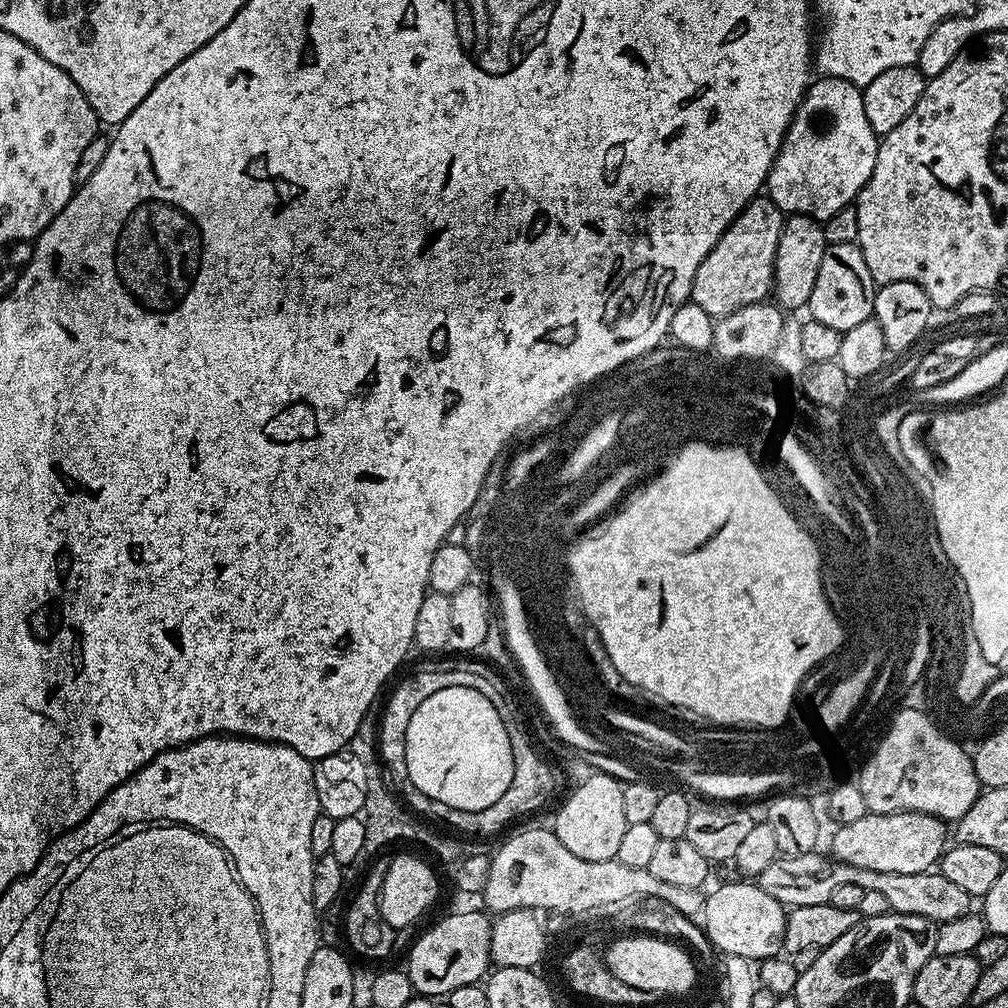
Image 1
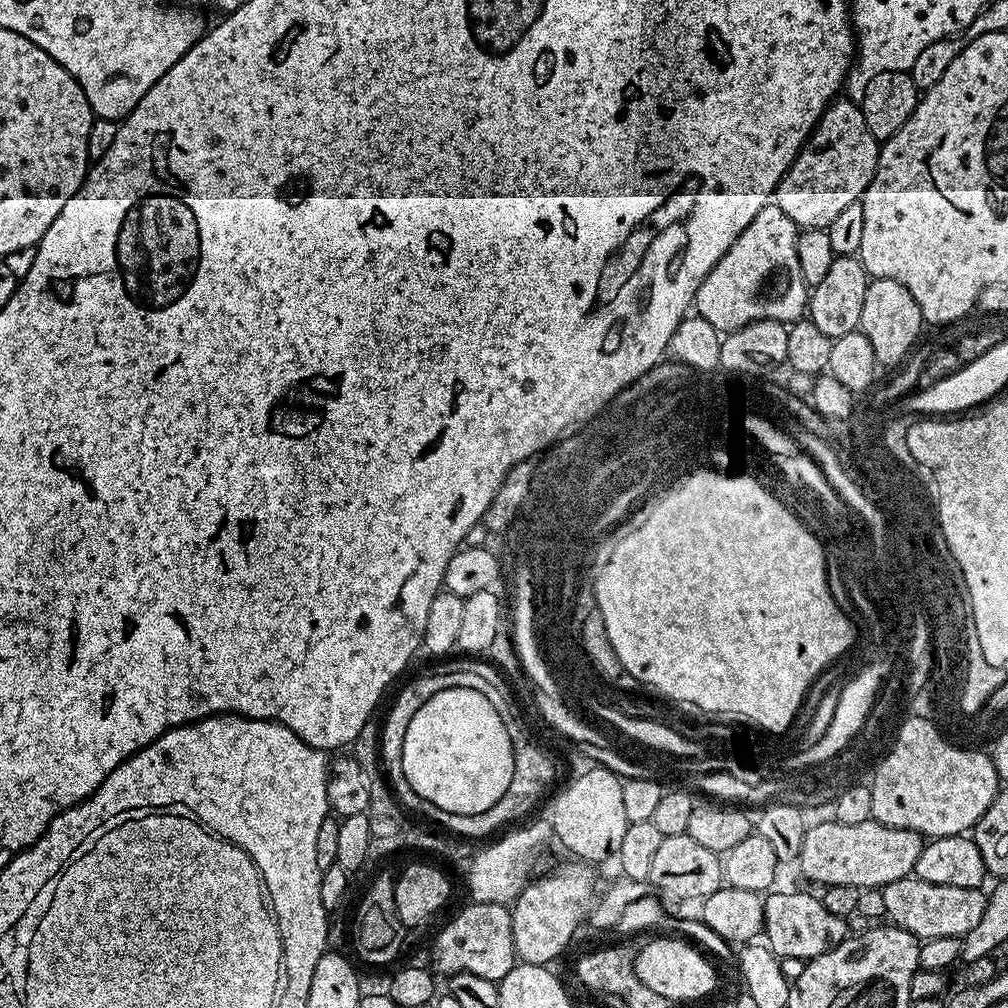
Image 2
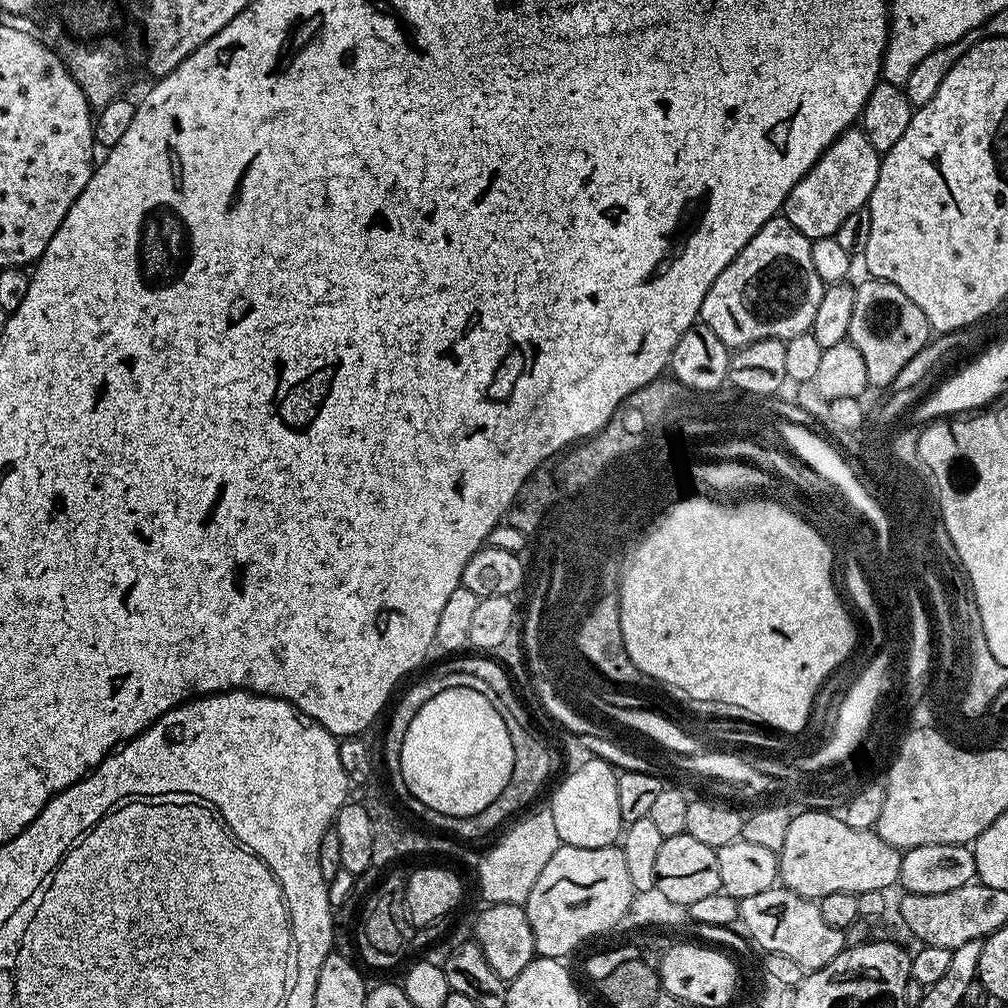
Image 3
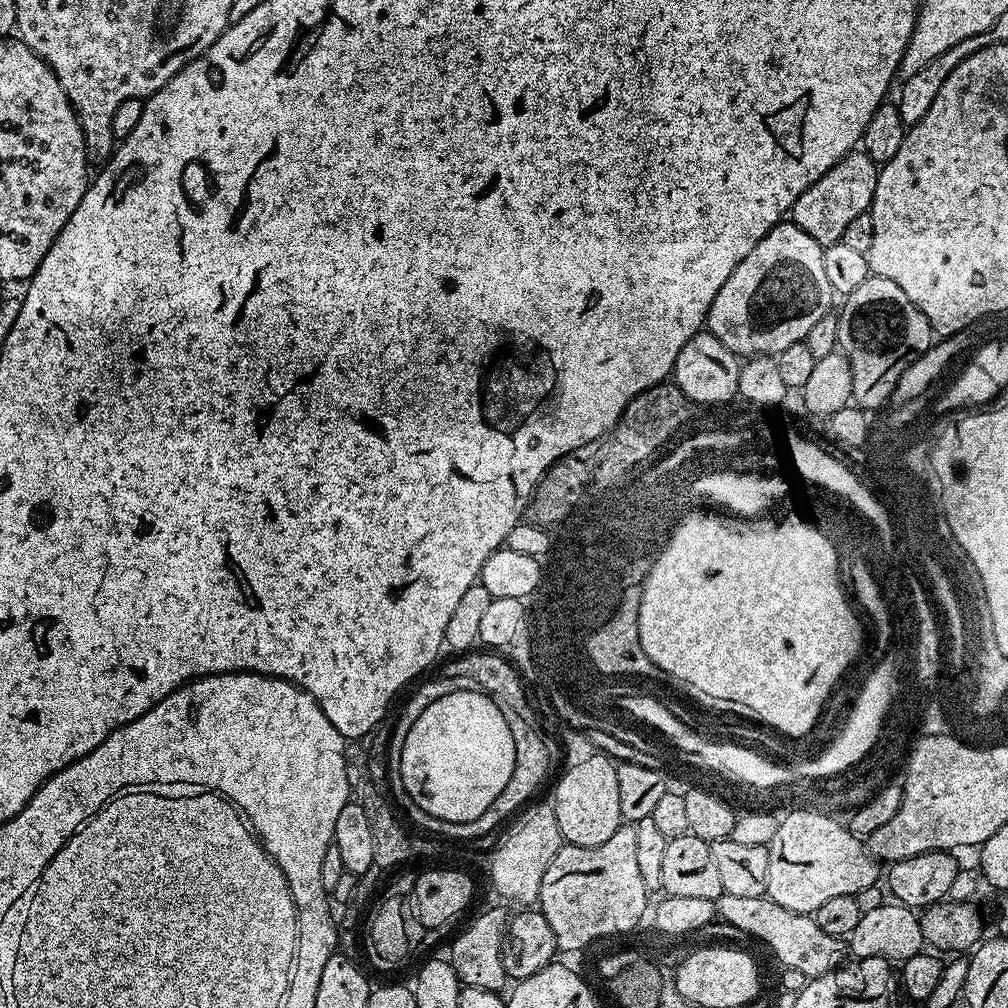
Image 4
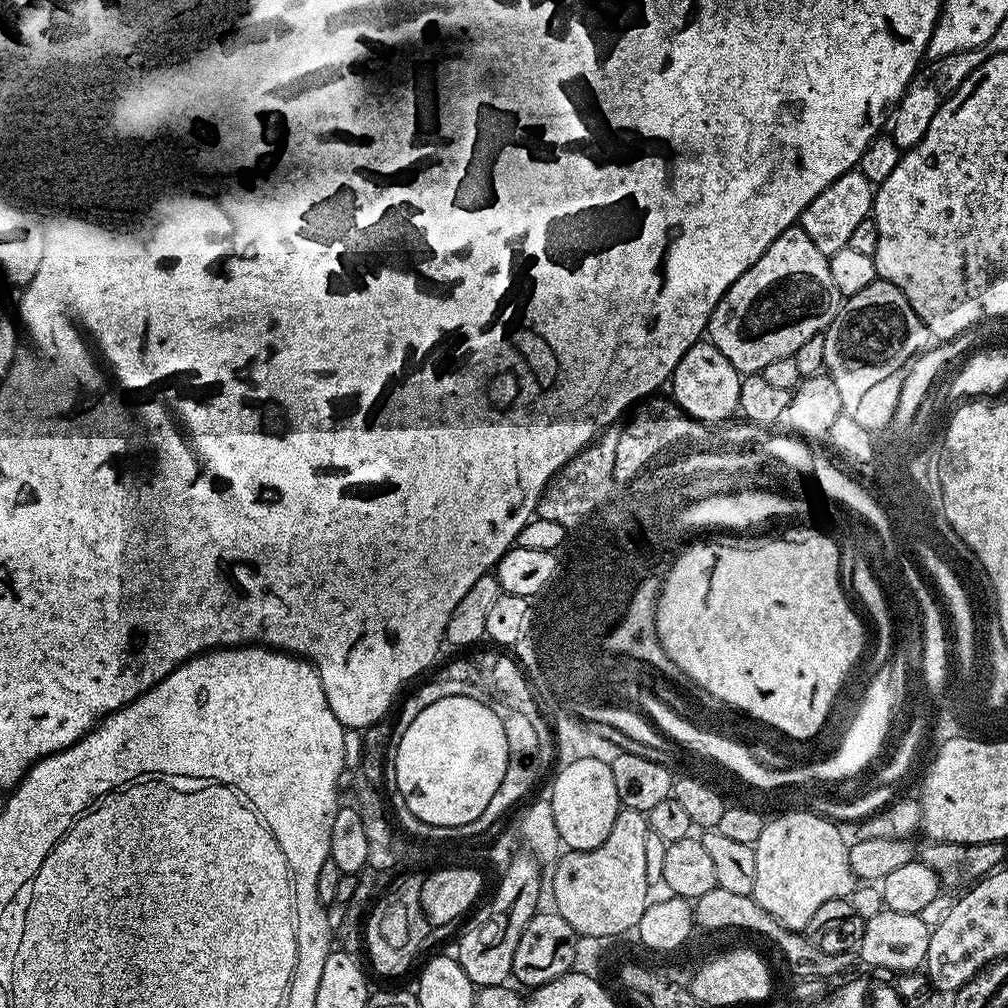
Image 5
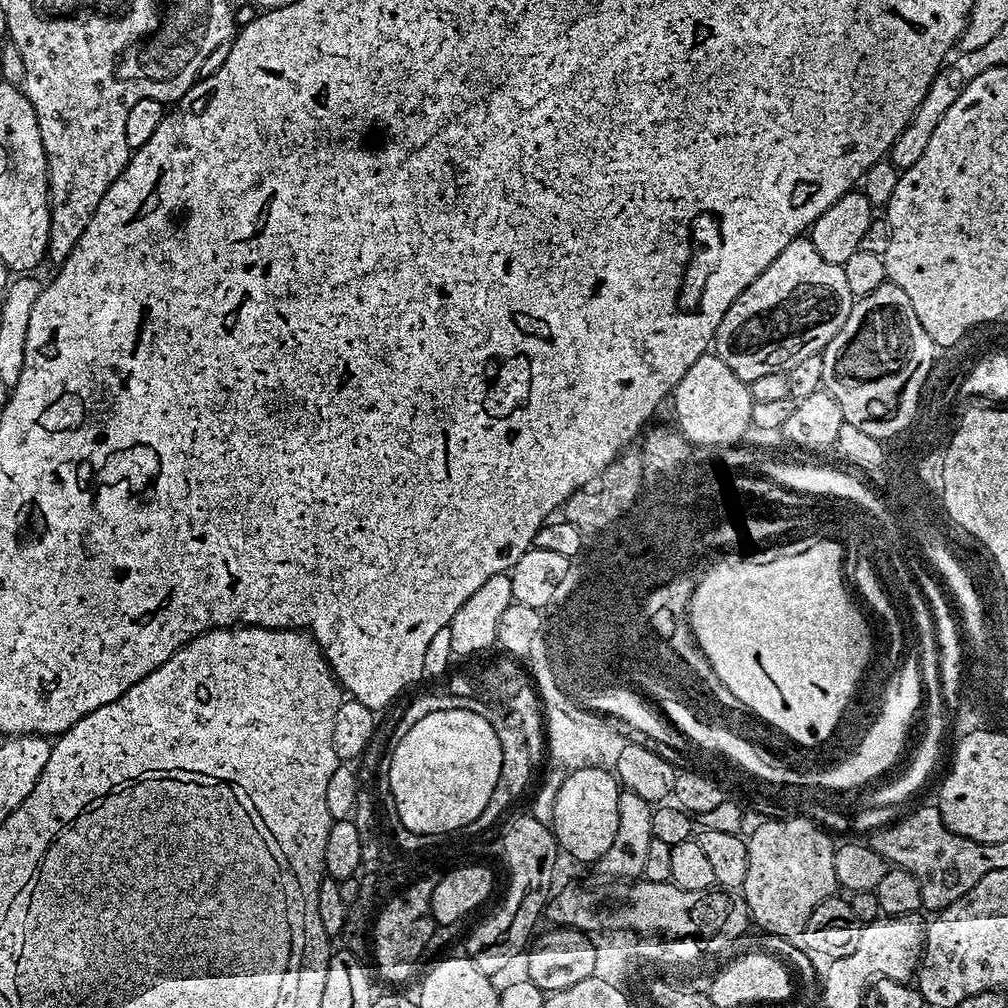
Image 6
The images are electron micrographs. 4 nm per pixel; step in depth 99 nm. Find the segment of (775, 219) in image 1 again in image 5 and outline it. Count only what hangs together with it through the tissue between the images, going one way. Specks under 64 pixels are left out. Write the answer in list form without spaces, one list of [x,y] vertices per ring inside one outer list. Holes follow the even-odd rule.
[[[787,228],[726,290],[712,312],[707,339],[741,374],[760,374],[770,362],[795,356],[810,338],[828,331],[842,307],[842,297],[830,274],[828,257],[804,233],[803,228]]]

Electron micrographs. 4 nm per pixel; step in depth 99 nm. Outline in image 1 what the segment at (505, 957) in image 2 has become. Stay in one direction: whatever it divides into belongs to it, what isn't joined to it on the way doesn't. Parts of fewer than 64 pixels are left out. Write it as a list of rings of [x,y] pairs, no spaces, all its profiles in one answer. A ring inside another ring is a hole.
[[[452,912],[428,928],[412,944],[406,971],[413,989],[429,998],[447,997],[458,986],[480,984],[489,975],[492,955],[492,920],[480,912]]]

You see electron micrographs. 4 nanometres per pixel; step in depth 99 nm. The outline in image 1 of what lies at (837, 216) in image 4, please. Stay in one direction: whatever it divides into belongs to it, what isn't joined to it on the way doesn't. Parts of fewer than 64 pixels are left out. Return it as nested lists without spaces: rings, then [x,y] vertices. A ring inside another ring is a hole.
[[[821,75],[816,79],[809,83],[786,130],[766,181],[766,195],[785,214],[811,216],[813,220],[823,222],[829,220],[838,210],[849,207],[866,186],[874,170],[878,137],[866,119],[861,88],[833,76]]]

